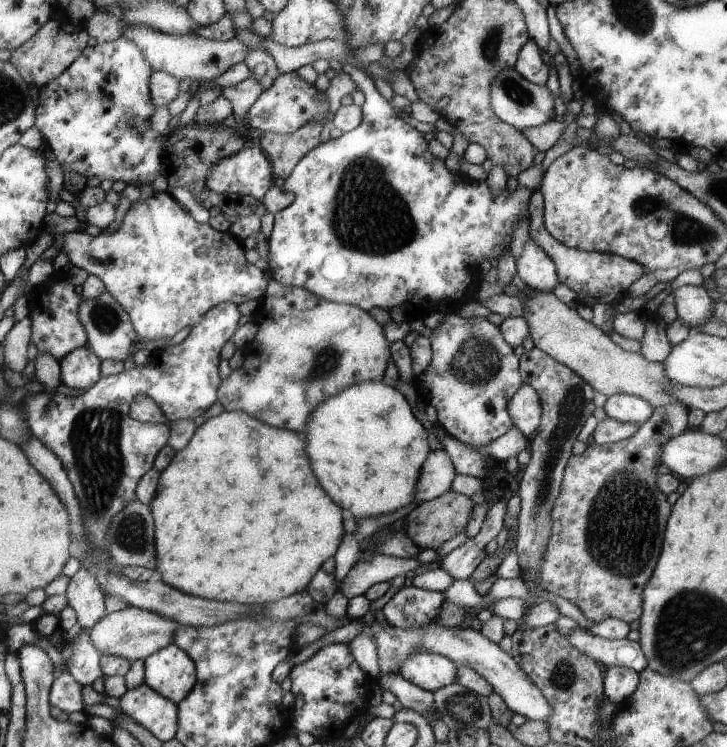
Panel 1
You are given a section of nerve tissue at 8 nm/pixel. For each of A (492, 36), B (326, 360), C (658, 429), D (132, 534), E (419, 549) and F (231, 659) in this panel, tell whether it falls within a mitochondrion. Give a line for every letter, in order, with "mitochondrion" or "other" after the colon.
A: mitochondrion
B: mitochondrion
C: other
D: mitochondrion
E: other
F: mitochondrion

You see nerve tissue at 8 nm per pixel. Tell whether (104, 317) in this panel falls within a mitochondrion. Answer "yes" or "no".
yes

